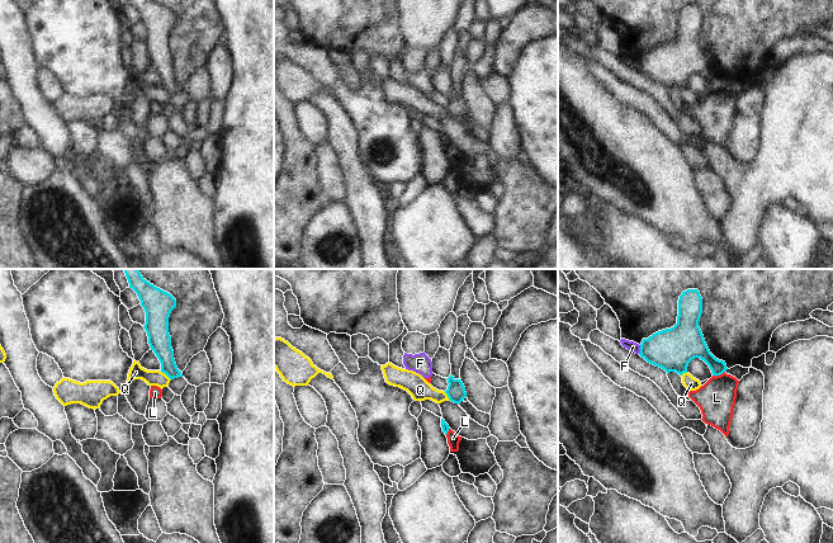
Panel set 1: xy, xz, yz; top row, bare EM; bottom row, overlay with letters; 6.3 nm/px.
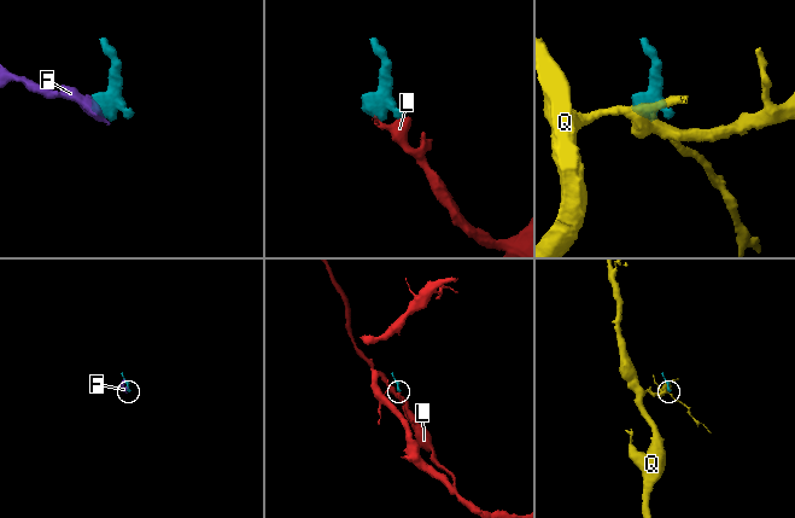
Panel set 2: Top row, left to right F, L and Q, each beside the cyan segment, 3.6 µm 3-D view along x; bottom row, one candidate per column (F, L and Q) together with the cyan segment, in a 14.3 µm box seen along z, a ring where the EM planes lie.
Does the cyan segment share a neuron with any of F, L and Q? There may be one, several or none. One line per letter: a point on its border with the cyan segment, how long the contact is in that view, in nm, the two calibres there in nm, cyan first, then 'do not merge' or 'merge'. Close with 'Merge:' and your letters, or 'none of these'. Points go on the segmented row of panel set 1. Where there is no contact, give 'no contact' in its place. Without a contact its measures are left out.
F: yz (640, 349) | 60 nm | 280/70 nm | do not merge
L: yz (718, 374) | 90 nm | 170/240 nm | do not merge
Q: xy (166, 374) | 90 nm | 140/100 nm | do not merge
Merge: none of these

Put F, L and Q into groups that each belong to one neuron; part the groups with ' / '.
F L / Q

